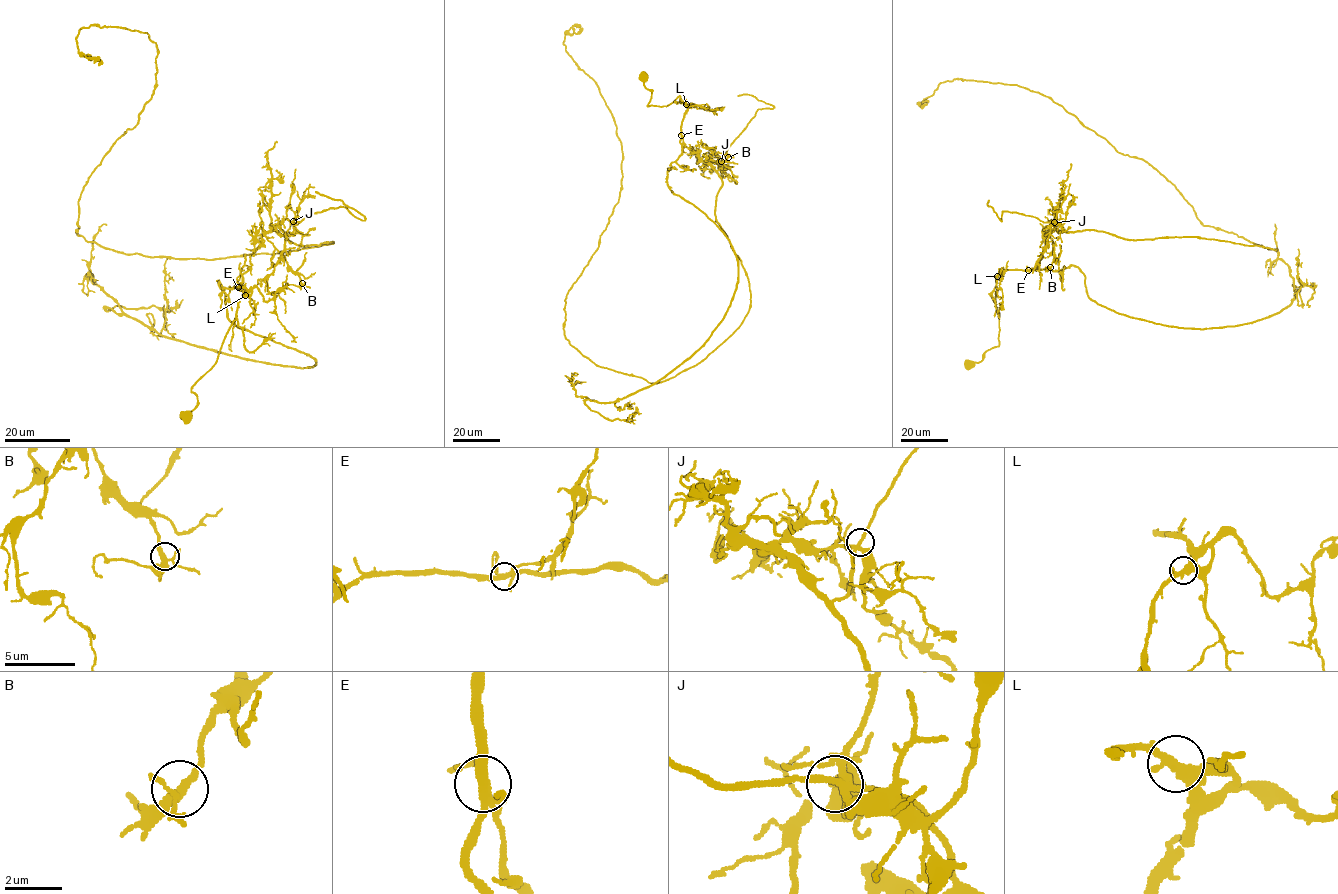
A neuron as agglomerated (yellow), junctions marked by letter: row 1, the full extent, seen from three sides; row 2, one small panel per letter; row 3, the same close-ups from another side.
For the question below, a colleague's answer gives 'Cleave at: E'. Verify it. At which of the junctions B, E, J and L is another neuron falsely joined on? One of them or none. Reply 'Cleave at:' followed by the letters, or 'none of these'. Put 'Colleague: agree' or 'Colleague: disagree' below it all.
Cleave at: E
Colleague: agree

